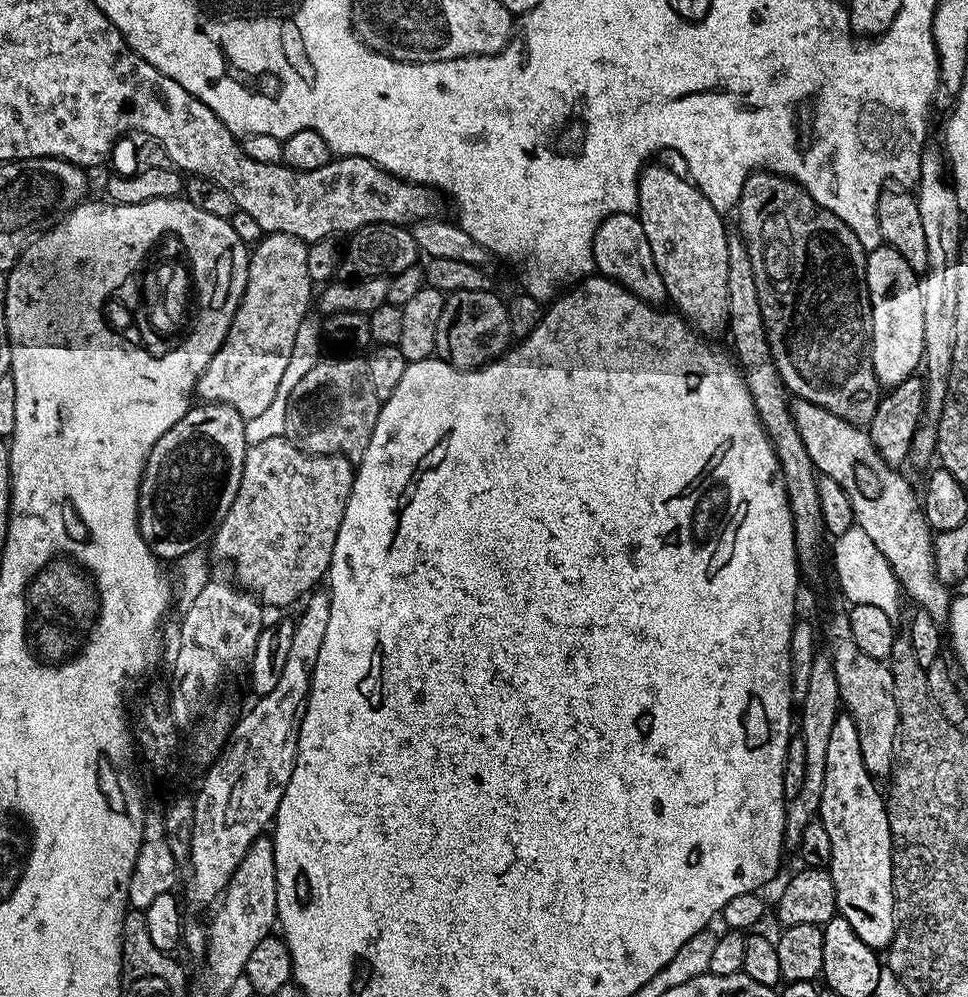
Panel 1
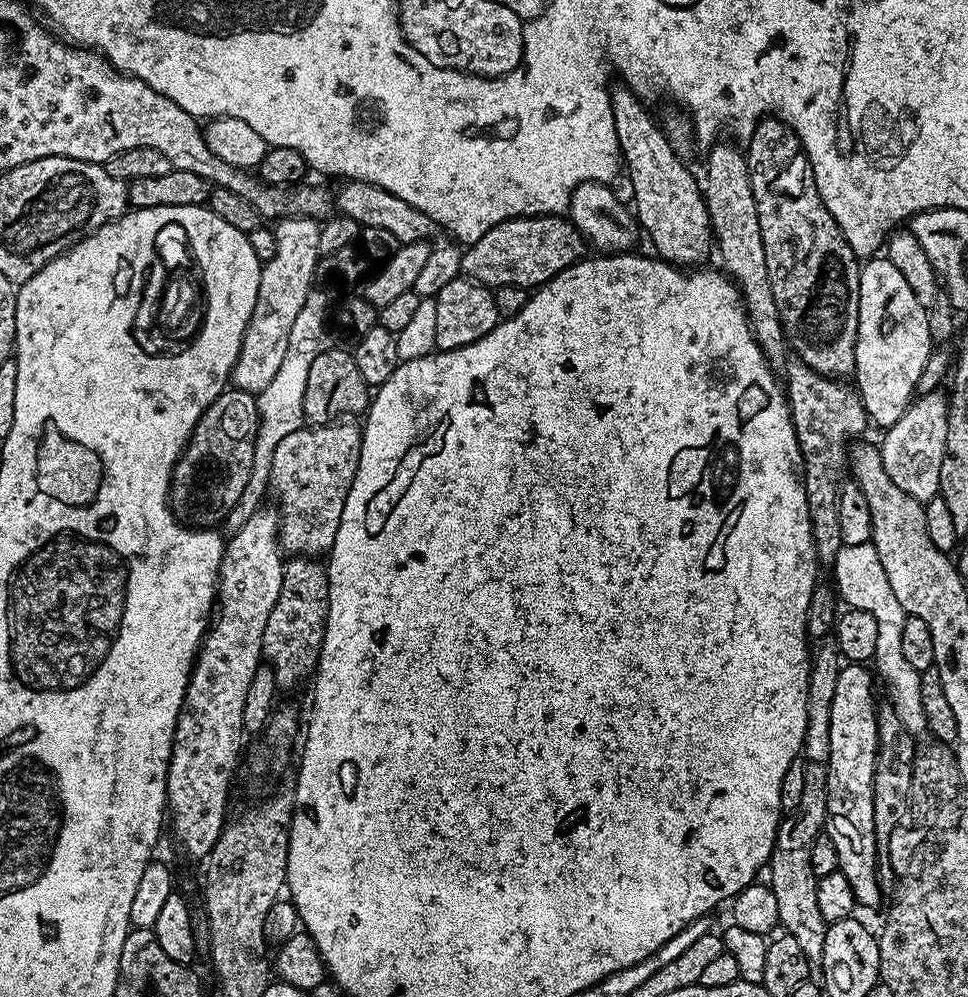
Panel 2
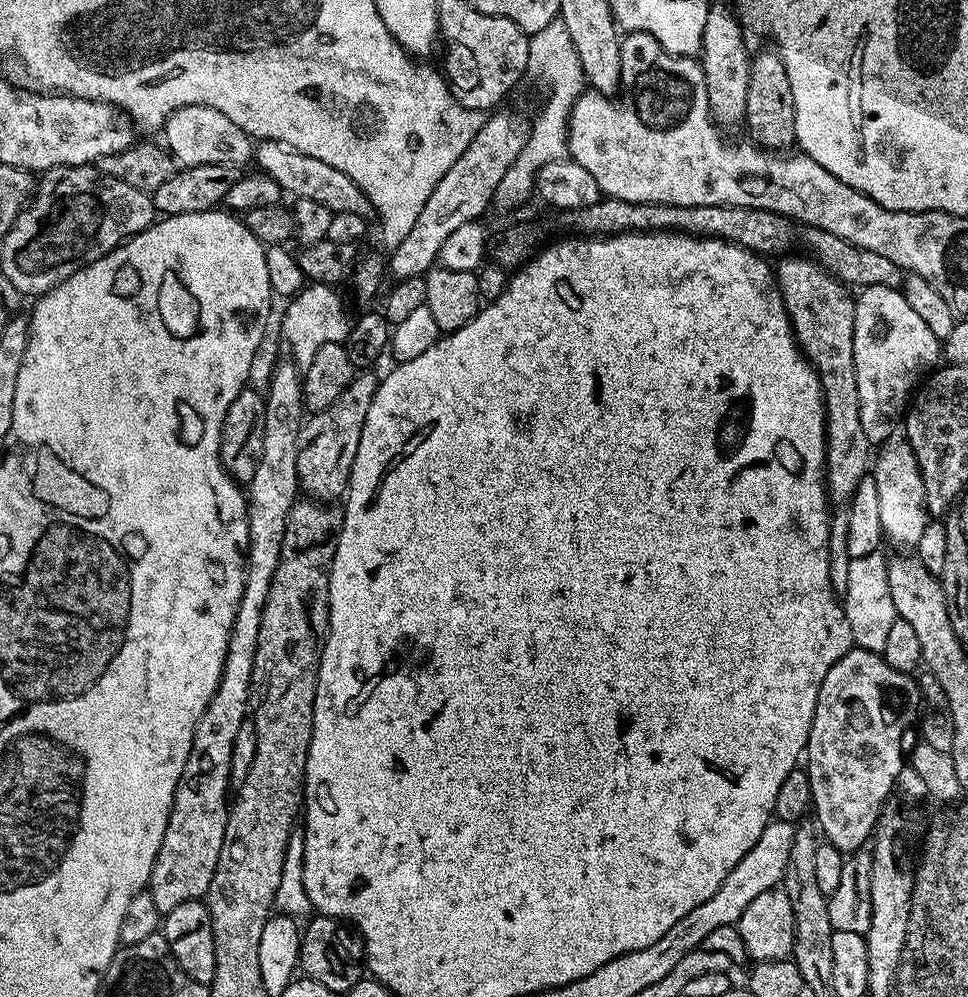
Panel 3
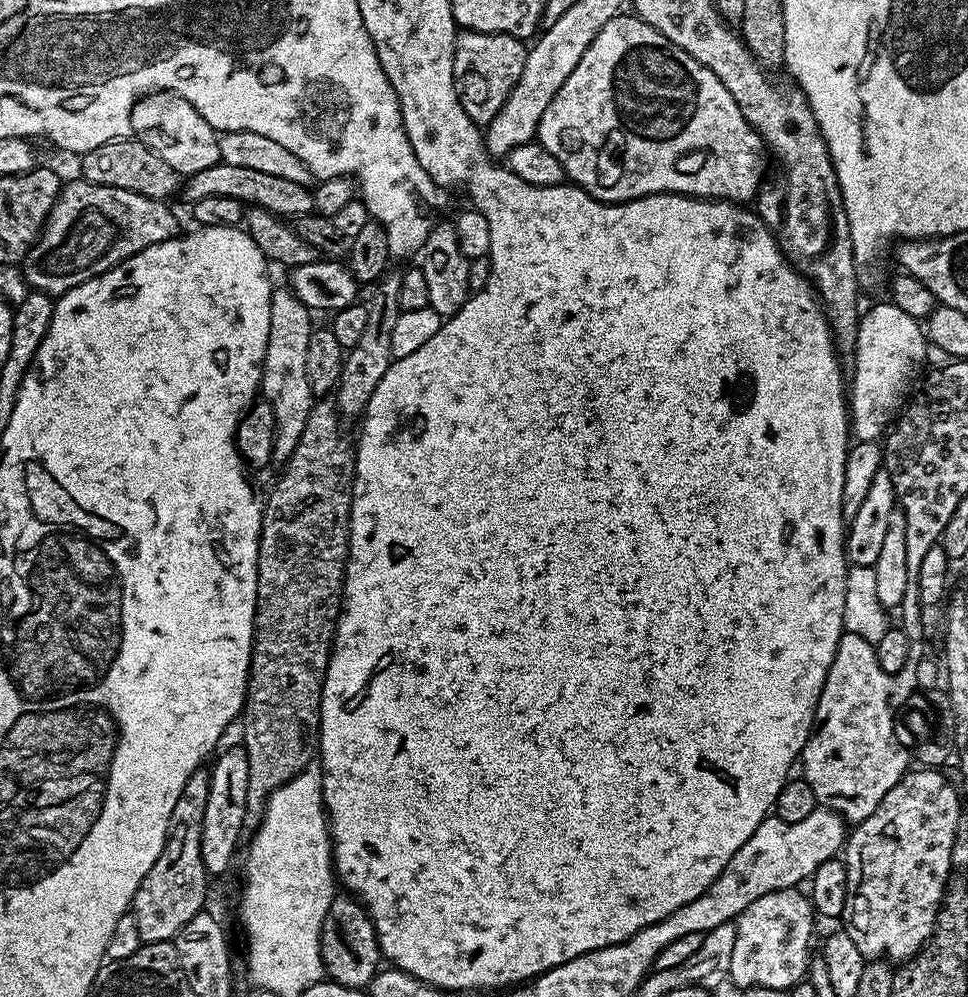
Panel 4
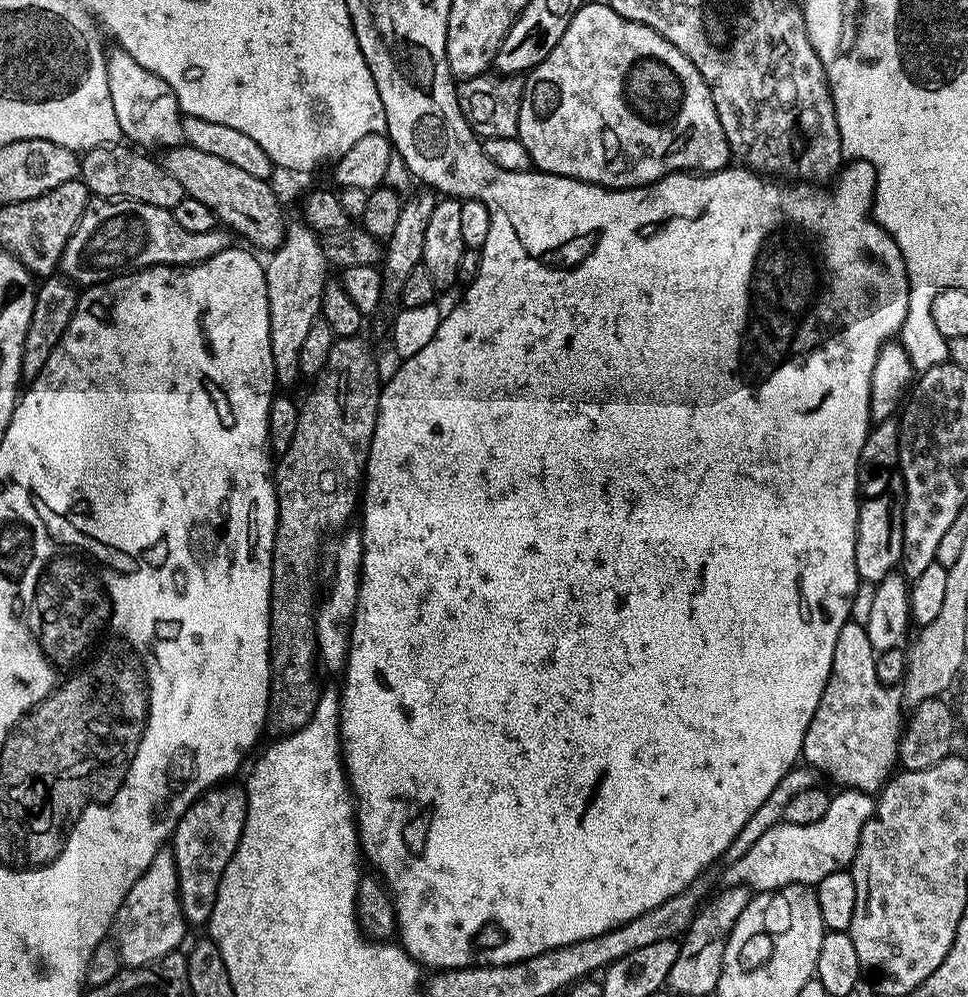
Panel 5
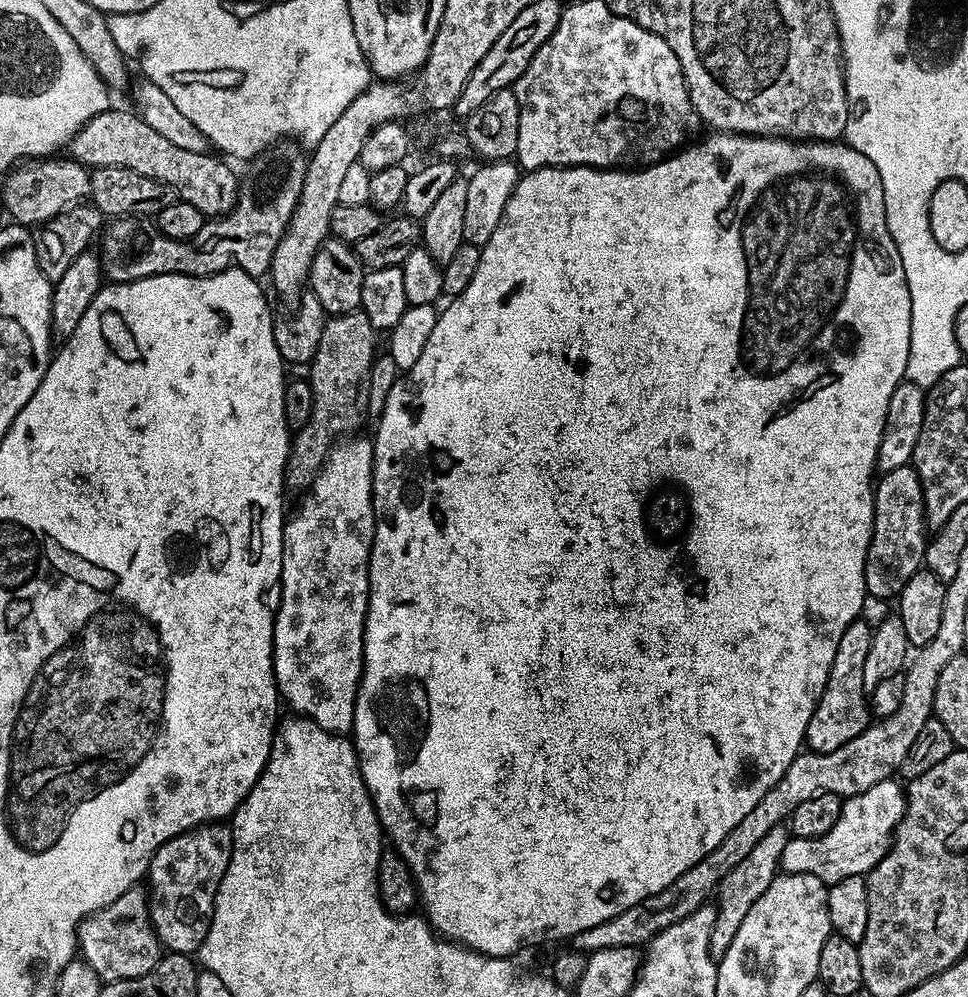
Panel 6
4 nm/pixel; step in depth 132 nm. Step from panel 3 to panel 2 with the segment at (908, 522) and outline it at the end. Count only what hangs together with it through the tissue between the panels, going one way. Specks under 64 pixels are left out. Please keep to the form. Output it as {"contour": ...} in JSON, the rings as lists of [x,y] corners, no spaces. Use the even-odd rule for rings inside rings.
{"contour":[[[937,390],[925,396],[916,396],[912,403],[894,422],[894,426],[883,433],[884,441],[878,447],[882,454],[882,466],[890,474],[890,482],[898,490],[906,490],[910,498],[927,502],[940,494],[938,474],[942,474],[942,454],[946,450],[948,433],[948,396]]]}

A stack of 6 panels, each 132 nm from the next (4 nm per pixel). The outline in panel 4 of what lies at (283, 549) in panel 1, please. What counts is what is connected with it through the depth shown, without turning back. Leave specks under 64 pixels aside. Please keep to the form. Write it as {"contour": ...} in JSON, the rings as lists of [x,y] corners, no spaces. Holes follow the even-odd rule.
{"contour":[[[389,270],[380,277],[375,285],[372,300],[367,301],[370,322],[366,322],[366,331],[361,340],[345,355],[344,365],[340,380],[336,384],[334,403],[341,417],[363,417],[370,398],[374,398],[374,390],[378,390],[378,382],[382,382],[382,374],[392,364],[392,351],[390,341],[394,331],[394,325],[398,322],[401,311],[398,306],[398,290],[402,286],[400,272]]]}

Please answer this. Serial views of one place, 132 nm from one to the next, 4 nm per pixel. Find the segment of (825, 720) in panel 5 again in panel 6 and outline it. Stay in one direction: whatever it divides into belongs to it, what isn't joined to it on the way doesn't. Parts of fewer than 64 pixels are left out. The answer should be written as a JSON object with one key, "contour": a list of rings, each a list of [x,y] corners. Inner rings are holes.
{"contour":[[[859,618],[850,626],[846,626],[846,631],[842,633],[842,638],[838,641],[838,654],[834,654],[834,662],[824,687],[824,693],[820,695],[820,701],[816,704],[816,709],[810,718],[808,729],[804,735],[807,747],[811,751],[829,752],[830,750],[838,750],[838,746],[850,742],[850,738],[858,738],[858,734],[862,734],[862,730],[868,728],[870,723],[870,700],[862,682],[862,666],[866,666],[866,654],[870,654],[871,641],[871,626]]]}

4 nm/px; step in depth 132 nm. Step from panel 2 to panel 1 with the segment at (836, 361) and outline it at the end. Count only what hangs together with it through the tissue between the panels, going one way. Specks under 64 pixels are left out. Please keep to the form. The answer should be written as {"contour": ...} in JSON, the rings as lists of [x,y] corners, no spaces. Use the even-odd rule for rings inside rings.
{"contour":[[[761,170],[750,173],[742,186],[739,212],[740,228],[738,230],[744,237],[744,245],[747,246],[750,254],[750,266],[754,266],[754,283],[758,286],[758,306],[762,306],[762,322],[766,326],[770,350],[774,354],[774,362],[778,366],[784,387],[793,397],[810,402],[814,406],[822,406],[822,410],[830,410],[830,414],[838,414],[838,418],[846,422],[861,426],[871,424],[880,405],[882,385],[880,379],[874,374],[874,362],[872,361],[872,307],[866,282],[868,253],[864,251],[864,247],[858,242],[850,226],[842,222],[842,218],[826,210],[798,182],[794,182],[789,176],[780,176],[777,172]]]}

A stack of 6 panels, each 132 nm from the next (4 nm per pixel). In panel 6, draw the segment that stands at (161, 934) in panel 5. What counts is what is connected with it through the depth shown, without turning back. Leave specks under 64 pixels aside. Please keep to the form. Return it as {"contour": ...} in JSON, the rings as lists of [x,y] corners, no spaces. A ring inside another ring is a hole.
{"contour":[[[140,886],[126,890],[110,906],[87,916],[79,926],[76,942],[79,955],[94,966],[101,981],[133,980],[154,970],[162,955],[162,945],[150,918],[147,891]]]}

